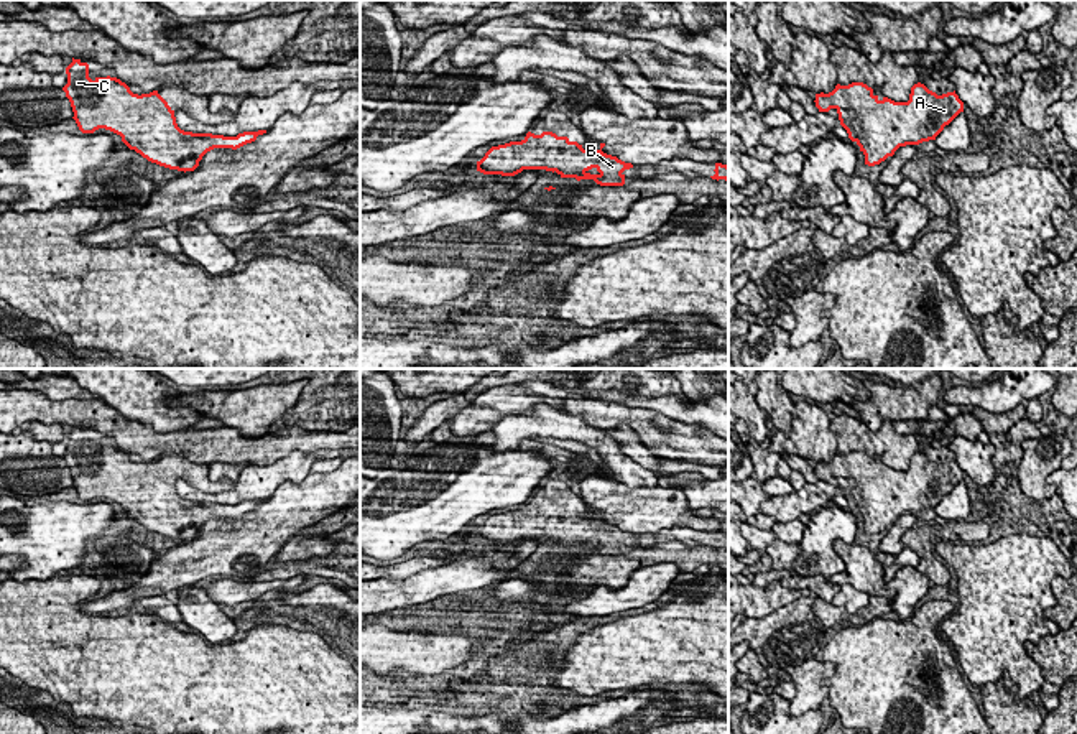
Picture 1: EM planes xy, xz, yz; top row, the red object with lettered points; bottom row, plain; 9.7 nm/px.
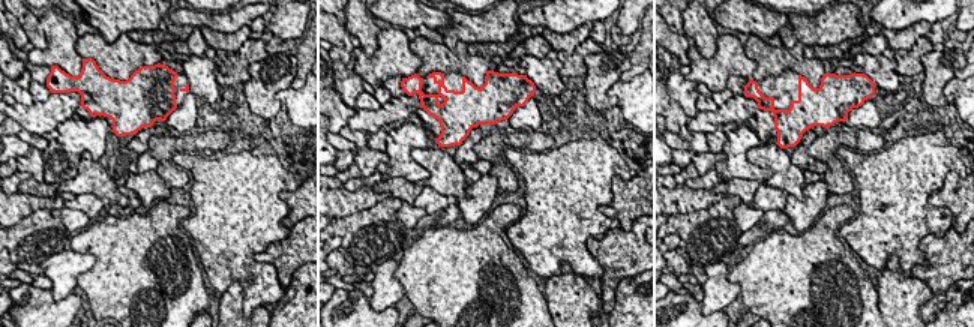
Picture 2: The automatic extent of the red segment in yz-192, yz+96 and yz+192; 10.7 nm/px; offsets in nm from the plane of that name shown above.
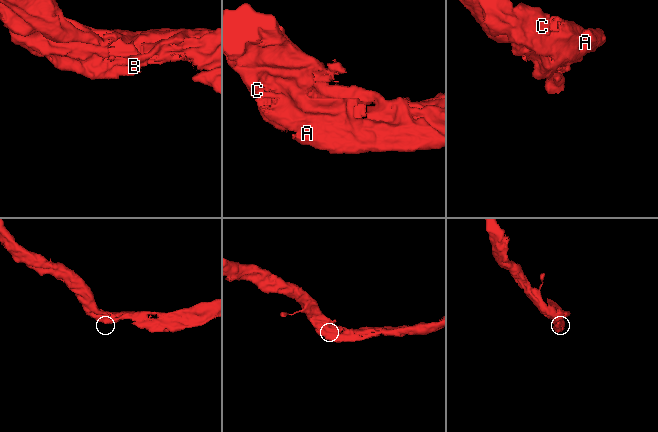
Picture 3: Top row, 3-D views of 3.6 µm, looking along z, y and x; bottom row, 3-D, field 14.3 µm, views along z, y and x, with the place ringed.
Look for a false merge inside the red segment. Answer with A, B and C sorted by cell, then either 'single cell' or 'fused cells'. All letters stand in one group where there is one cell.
A B C | single cell

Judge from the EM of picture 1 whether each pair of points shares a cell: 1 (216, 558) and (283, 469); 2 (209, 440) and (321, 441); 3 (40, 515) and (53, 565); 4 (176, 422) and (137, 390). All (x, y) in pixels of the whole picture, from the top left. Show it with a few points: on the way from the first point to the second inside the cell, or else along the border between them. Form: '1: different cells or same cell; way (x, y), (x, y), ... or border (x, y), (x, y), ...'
1: different cells; border (301, 481), (285, 481), (267, 499)
2: same cell; way (237, 446), (273, 446), (278, 441), (293, 441)
3: same cell; way (40, 527), (50, 538), (50, 553)
4: same cell; way (166, 418), (147, 400)

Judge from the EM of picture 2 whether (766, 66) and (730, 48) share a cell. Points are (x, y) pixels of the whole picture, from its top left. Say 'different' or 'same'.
different

